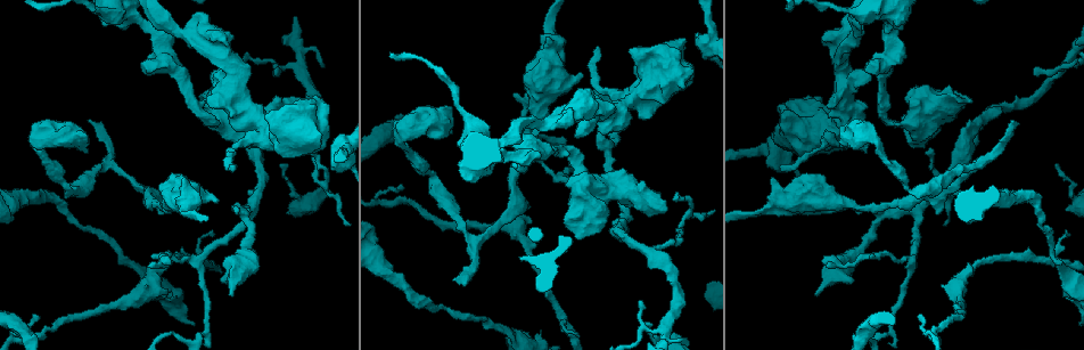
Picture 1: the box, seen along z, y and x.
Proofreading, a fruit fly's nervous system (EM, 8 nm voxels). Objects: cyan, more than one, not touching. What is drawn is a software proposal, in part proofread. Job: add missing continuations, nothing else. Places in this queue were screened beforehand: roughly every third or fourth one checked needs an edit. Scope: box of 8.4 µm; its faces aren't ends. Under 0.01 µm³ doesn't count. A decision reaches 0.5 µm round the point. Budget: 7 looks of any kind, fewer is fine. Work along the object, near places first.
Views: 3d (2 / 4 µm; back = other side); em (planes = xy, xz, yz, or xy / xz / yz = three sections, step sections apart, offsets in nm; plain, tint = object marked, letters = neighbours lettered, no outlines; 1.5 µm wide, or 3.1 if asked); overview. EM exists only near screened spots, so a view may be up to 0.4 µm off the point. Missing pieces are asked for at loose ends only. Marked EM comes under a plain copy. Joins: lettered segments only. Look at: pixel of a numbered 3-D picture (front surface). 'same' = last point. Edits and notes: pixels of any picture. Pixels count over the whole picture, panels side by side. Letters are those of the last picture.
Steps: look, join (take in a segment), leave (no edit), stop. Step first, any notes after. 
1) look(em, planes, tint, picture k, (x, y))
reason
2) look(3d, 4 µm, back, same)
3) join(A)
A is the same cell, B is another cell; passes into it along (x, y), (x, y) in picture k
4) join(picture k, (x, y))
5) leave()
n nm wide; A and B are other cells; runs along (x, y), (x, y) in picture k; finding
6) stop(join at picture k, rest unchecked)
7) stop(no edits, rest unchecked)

look(3d, 4 µm, picture 1, (273, 73))
branch stops here

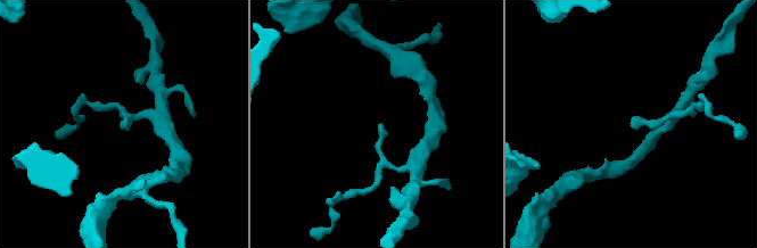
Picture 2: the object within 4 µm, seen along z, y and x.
look(em, planes, letters, picture 2, (124, 123))
need the tissue

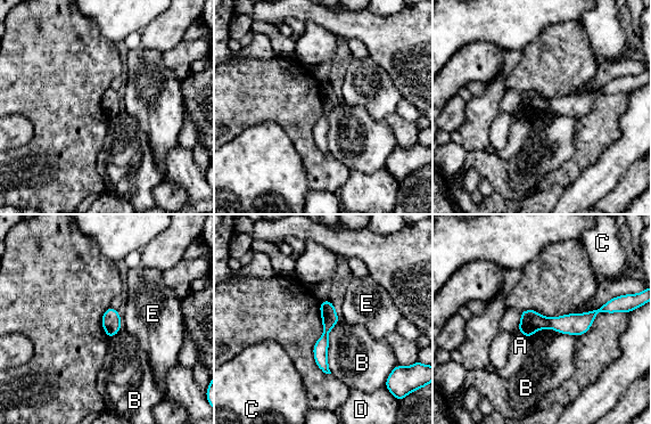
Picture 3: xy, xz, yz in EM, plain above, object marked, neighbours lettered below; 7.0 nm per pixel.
leave()
A, B, C, D and E are other cells; runs along (619, 307), (521, 329) in picture 3; none of them fits

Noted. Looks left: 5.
look(em, xy, step 8, tint, picture 1, (1012, 122))

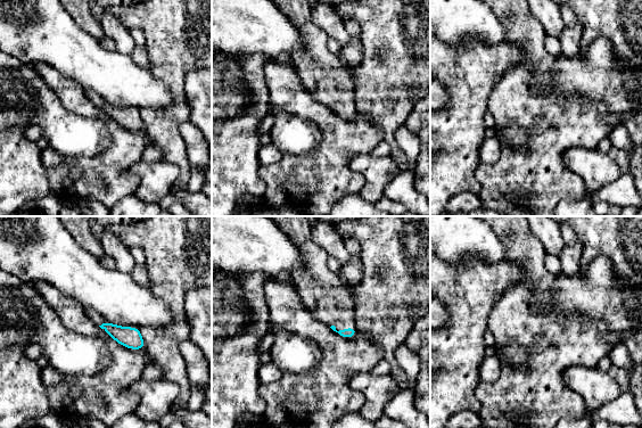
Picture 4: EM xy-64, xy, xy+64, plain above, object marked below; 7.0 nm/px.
look(em, planes, letters, same)
another direction

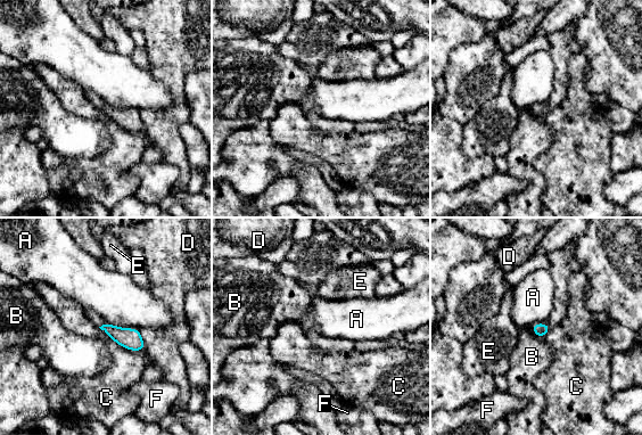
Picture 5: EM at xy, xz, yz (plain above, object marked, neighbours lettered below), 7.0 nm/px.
leave()
A, B, C, D, E and F are other cells; border along (531, 329), (543, 337) in picture 5; no lettered segment goes on from it

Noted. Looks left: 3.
look(3d, 2 µm, picture 1, (970, 102))
stops while still wide

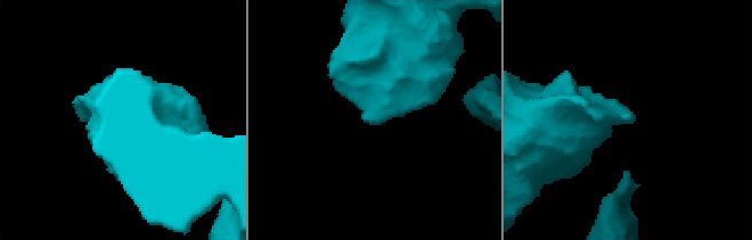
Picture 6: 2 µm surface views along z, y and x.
look(em, xz, step 8, tint, picture 6, (629, 114))
now the EM

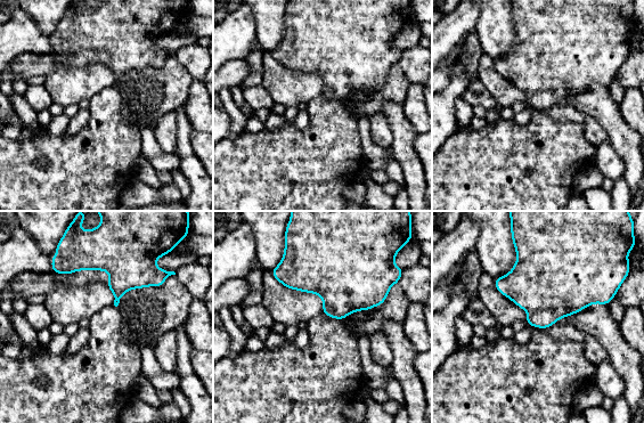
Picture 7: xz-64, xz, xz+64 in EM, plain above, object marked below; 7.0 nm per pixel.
look(em, xz, step 8, letters, same)

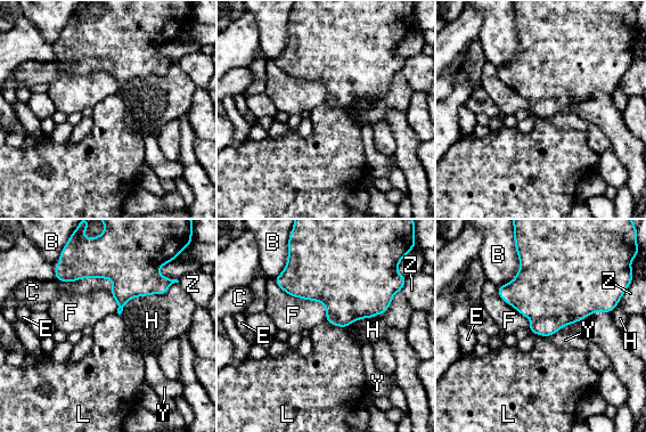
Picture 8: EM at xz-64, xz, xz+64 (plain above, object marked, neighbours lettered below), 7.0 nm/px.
leave()
F touches over 460 nm; B, C, E, F, H, L, Y and Z are other cells; none of them fits

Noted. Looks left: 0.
stop(no edits, rest unchecked)

